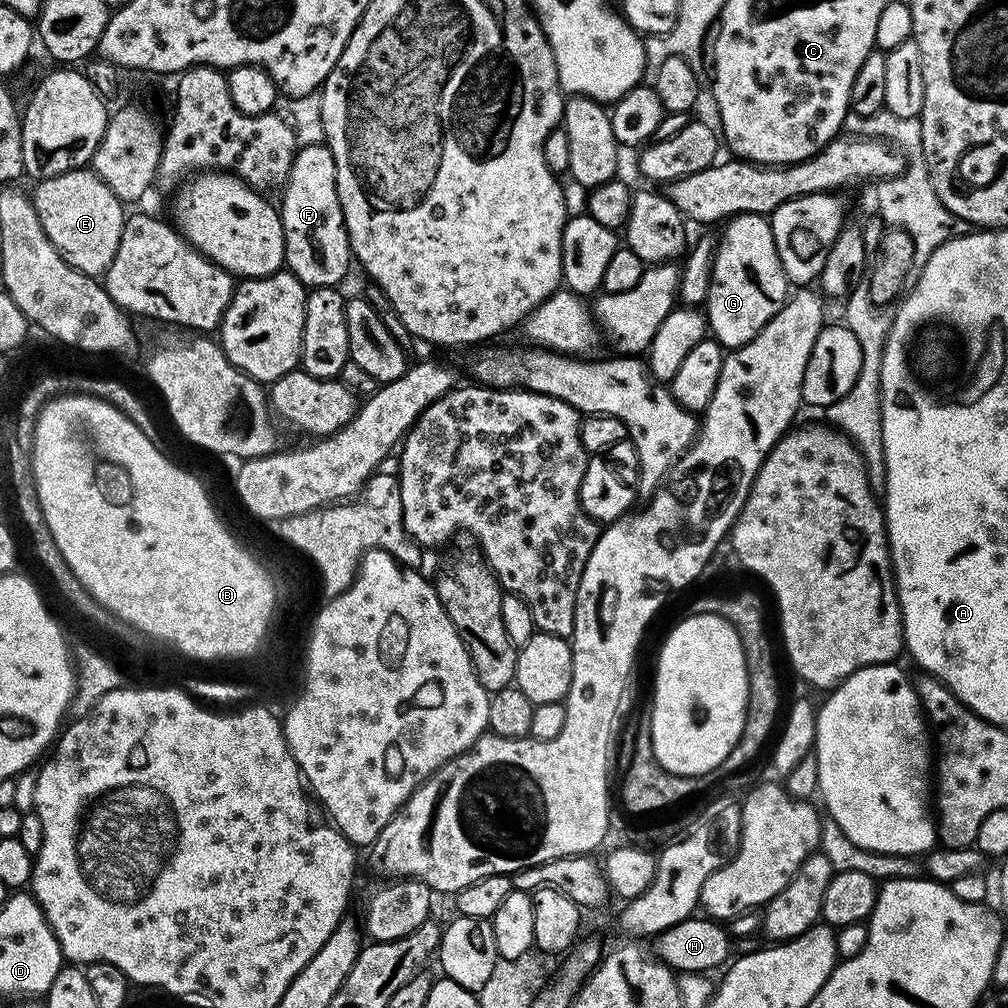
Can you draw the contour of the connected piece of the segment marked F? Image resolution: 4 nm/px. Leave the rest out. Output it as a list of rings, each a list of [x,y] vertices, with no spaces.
[[[327,143],[305,144],[299,149],[290,166],[288,183],[282,189],[284,197],[278,200],[278,211],[284,231],[284,263],[309,289],[331,288],[339,285],[348,272],[348,263],[353,263],[352,247],[348,245],[348,231],[344,225],[342,206],[336,185],[336,163]]]

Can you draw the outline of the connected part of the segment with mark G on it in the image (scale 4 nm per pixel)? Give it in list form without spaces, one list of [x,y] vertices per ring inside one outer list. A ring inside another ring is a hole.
[[[743,212],[740,216],[731,217],[723,228],[724,233],[720,236],[720,245],[714,248],[712,258],[712,281],[706,301],[706,319],[707,327],[714,339],[720,343],[720,347],[731,350],[750,342],[759,334],[762,326],[766,326],[766,322],[770,322],[770,318],[774,318],[774,314],[782,310],[782,306],[790,299],[790,285],[782,262],[778,258],[778,250],[768,216]]]

